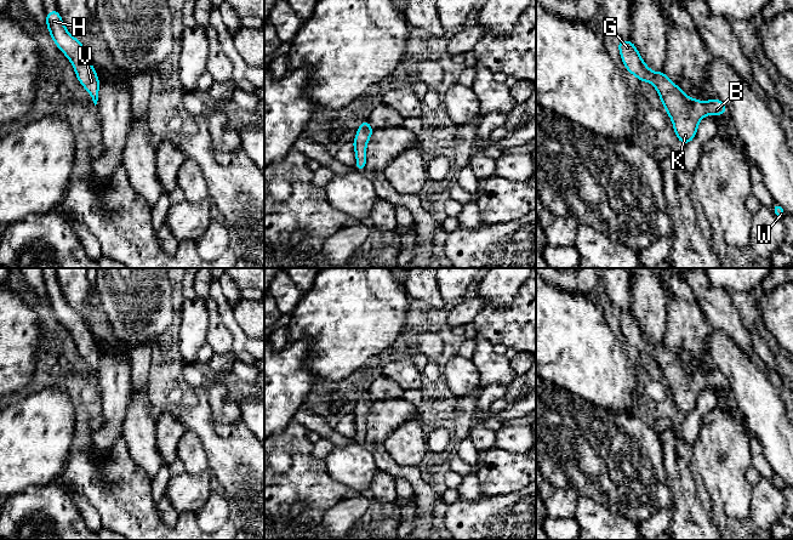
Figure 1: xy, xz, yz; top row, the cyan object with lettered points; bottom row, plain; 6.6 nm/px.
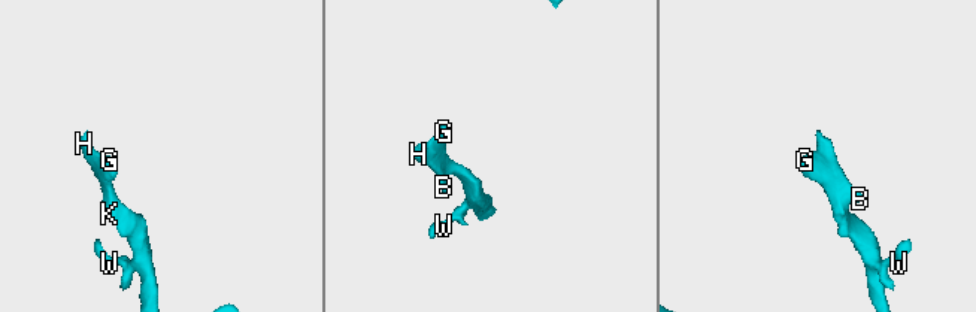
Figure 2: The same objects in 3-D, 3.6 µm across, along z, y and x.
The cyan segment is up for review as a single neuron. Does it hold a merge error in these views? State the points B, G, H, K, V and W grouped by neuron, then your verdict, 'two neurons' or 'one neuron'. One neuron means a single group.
B G H K V W; one neuron

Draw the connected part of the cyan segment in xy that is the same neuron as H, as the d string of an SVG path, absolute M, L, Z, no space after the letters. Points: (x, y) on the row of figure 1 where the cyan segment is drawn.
M58 10L46 12L46 24L52 40L72 62L79 83L91 95L91 98L96 106L98 101L99 79L81 41L69 34L62 22Z

